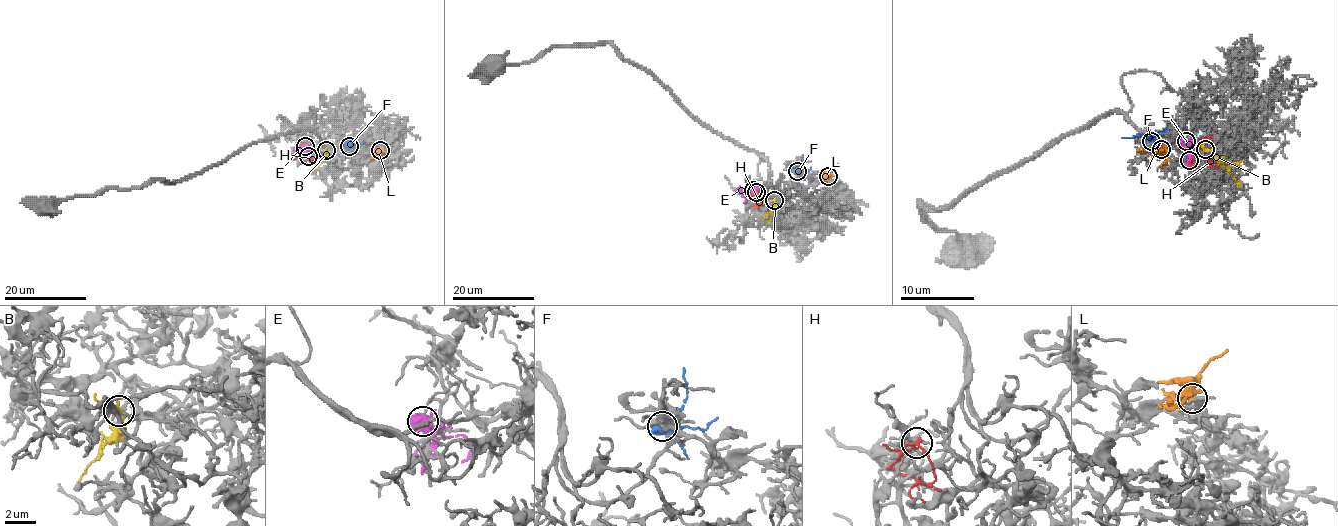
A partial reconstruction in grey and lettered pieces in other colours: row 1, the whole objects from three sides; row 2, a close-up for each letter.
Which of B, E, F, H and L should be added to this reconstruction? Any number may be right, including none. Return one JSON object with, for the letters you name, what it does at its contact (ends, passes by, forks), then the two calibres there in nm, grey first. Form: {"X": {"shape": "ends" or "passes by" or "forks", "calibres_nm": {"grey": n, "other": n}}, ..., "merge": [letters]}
{"L": {"shape": "forks", "calibres_nm": {"grey": 360, "other": 170}}, "merge": ["L"]}

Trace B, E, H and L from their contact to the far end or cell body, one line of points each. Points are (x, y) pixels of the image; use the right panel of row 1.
B: (1205, 149), (1238, 186)
E: (1187, 141), (1192, 145), (1196, 143), (1192, 143), (1194, 149), (1181, 158), (1183, 162)
H: (1189, 160), (1196, 167), (1214, 160), (1218, 169)
L: (1161, 149), (1166, 160), (1159, 165)

